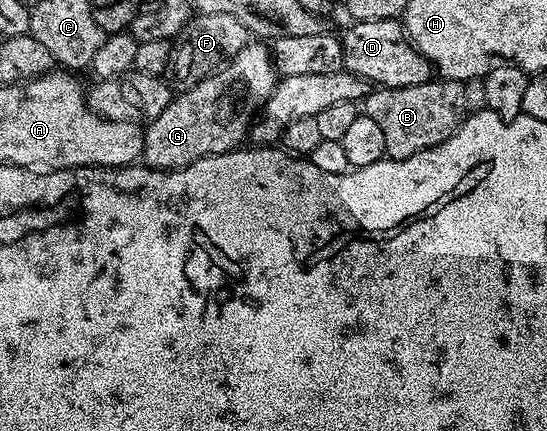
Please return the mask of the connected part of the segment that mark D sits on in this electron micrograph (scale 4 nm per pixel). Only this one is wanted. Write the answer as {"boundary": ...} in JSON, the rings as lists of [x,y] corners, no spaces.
{"boundary":[[[400,20],[386,22],[352,22],[342,32],[344,71],[361,76],[369,85],[382,88],[418,86],[433,79],[434,69],[408,39]]]}

